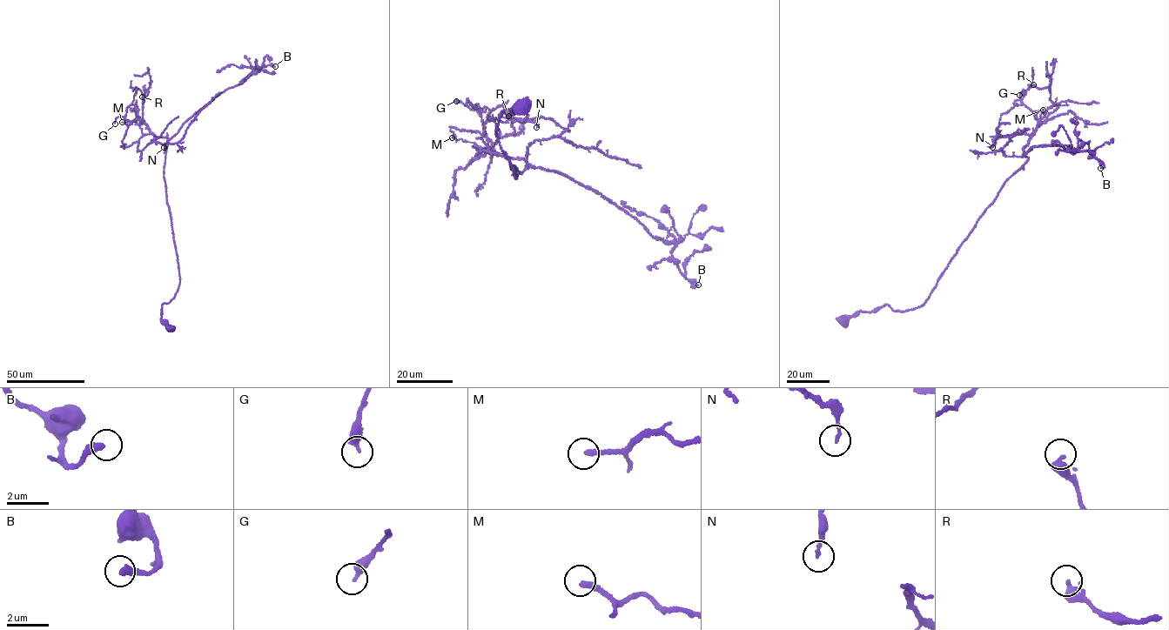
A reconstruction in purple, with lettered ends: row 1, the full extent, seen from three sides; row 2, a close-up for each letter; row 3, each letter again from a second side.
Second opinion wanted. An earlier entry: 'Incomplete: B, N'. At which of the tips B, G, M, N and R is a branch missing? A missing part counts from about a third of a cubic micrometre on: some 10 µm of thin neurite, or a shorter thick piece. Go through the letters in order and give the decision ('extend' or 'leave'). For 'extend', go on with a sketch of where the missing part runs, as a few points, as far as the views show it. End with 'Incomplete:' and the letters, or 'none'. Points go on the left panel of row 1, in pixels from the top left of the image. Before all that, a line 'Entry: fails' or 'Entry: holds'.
Entry: fails
B: extend
G: leave
M: leave
N: leave
R: leave
Incomplete: B

